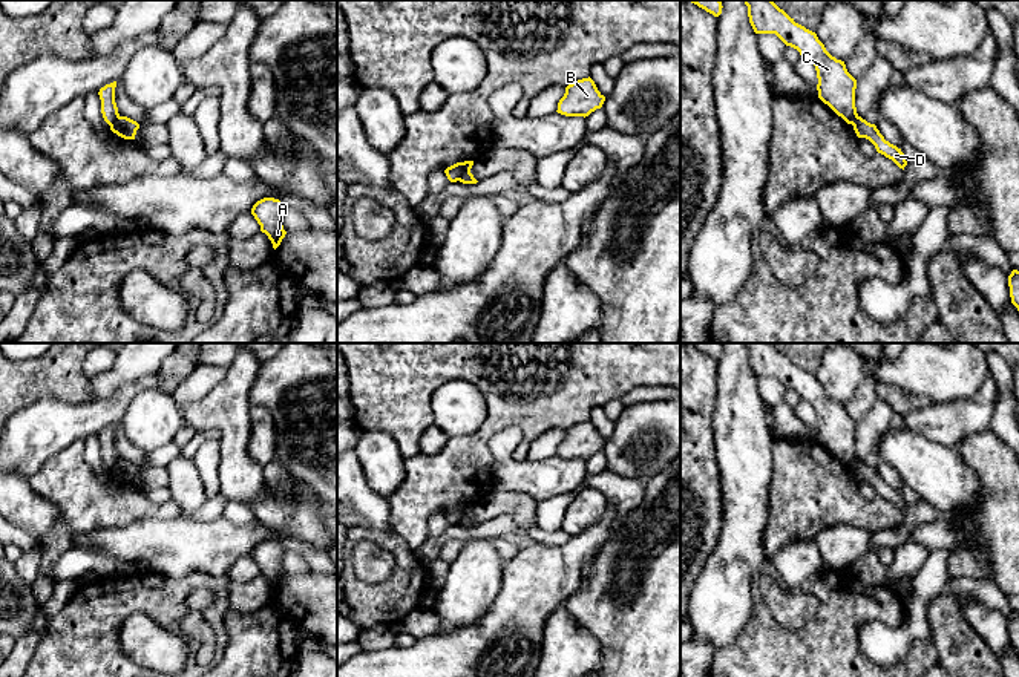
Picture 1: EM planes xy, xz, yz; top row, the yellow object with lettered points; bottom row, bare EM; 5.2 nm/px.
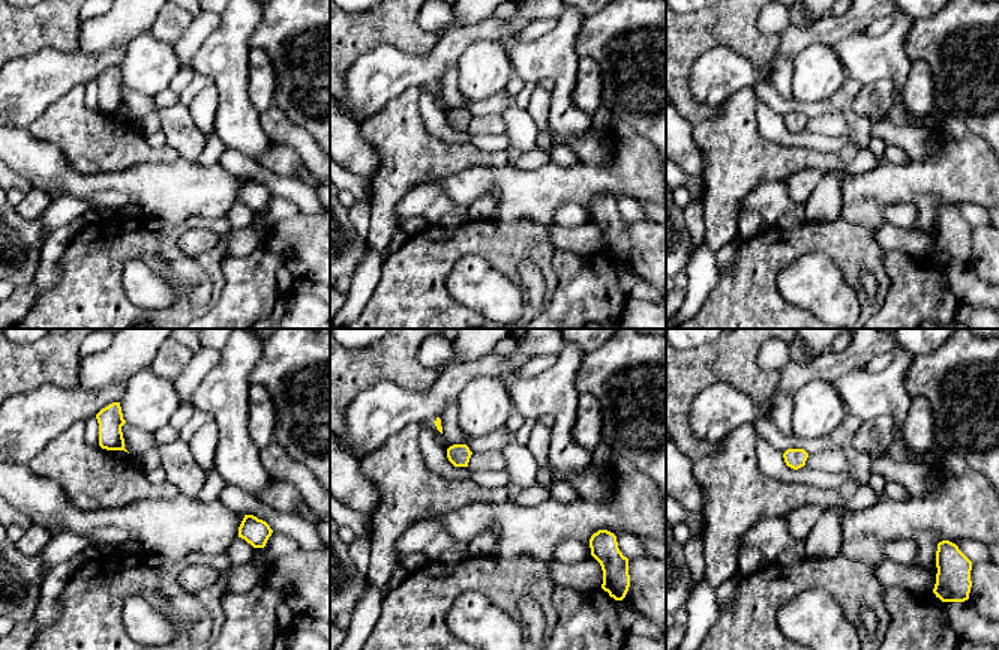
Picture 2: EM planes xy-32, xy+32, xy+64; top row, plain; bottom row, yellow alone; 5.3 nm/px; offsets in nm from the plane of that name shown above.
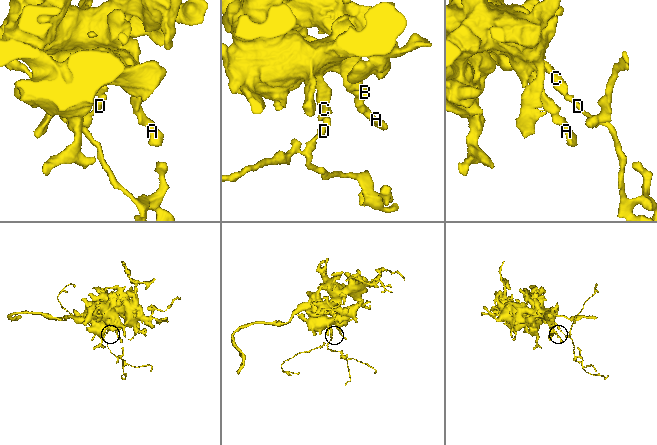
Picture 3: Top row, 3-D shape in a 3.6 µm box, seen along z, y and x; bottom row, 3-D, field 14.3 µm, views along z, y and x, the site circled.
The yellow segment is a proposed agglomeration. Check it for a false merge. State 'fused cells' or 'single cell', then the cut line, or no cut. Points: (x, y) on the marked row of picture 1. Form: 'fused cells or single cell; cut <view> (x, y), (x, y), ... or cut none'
fused cells; cut xz (469, 170), (458, 179)

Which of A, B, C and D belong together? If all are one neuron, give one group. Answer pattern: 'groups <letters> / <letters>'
groups A B C / D

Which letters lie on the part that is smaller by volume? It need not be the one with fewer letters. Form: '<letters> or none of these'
D

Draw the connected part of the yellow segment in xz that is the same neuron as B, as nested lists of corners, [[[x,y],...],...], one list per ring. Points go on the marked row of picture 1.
[[[588,78],[578,80],[565,87],[564,96],[558,103],[558,113],[565,116],[588,116],[601,109],[605,96],[598,90],[595,81]]]

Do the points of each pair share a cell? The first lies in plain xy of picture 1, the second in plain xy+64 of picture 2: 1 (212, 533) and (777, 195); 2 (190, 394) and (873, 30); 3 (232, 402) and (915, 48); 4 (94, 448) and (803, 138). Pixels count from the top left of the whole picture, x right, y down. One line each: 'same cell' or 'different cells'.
1: different cells
2: same cell
3: different cells
4: same cell

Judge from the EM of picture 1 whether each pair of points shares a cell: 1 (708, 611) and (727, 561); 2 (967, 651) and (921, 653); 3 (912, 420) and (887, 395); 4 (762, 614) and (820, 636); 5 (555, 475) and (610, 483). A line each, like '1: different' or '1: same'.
1: same
2: different
3: different
4: same
5: different

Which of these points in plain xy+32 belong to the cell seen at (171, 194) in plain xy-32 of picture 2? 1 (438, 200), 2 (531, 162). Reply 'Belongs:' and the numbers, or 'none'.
Belongs: none

